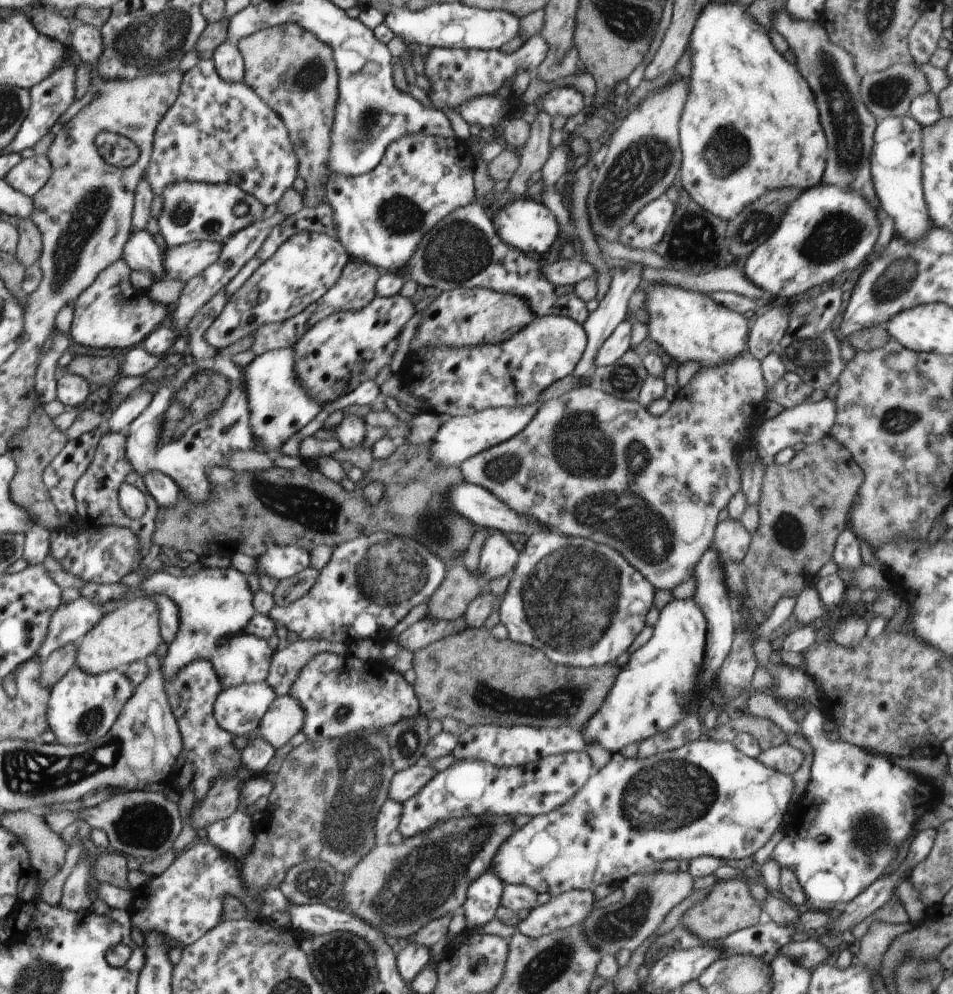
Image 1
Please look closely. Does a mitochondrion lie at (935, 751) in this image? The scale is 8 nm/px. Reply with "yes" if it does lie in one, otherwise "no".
no

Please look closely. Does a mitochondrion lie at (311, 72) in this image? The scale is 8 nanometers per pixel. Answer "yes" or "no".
yes

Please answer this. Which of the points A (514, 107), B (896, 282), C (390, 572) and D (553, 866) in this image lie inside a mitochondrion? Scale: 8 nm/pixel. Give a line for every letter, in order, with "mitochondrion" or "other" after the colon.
A: other
B: mitochondrion
C: mitochondrion
D: other

